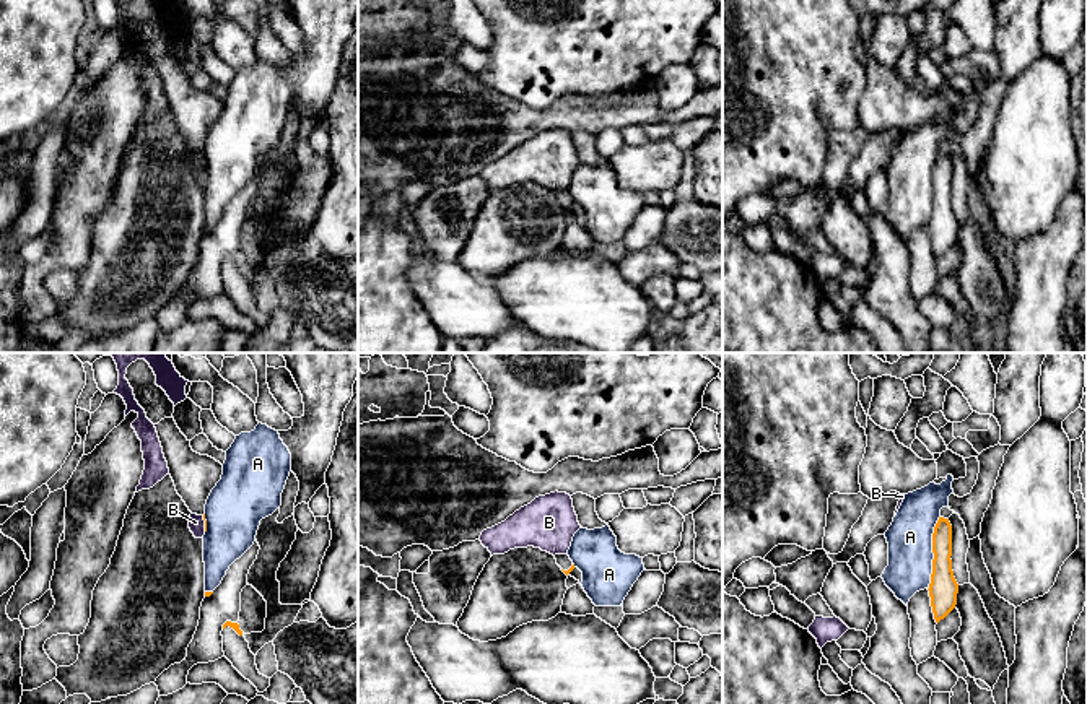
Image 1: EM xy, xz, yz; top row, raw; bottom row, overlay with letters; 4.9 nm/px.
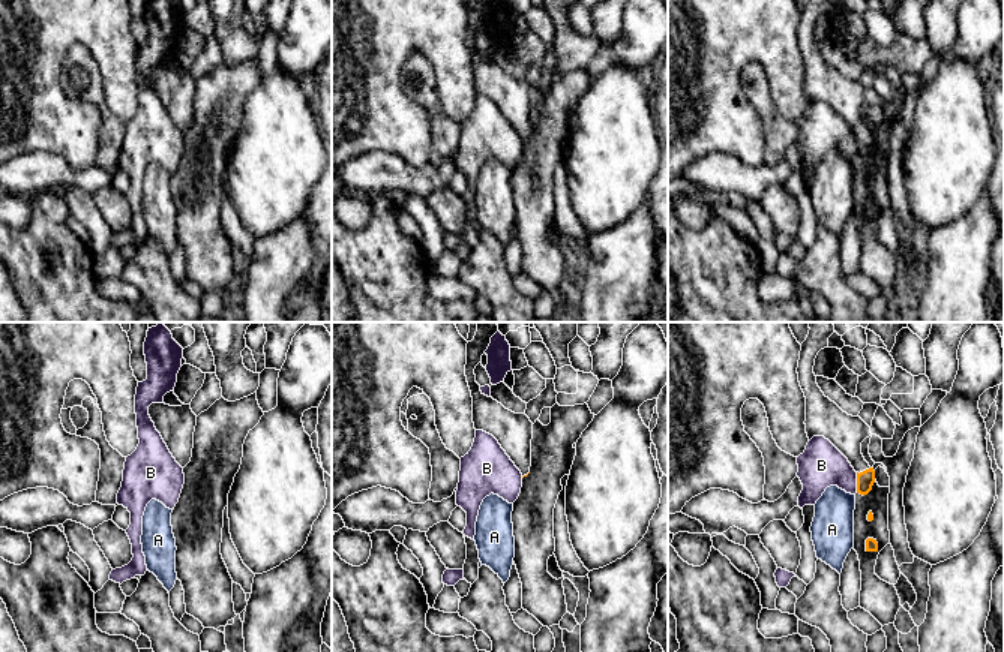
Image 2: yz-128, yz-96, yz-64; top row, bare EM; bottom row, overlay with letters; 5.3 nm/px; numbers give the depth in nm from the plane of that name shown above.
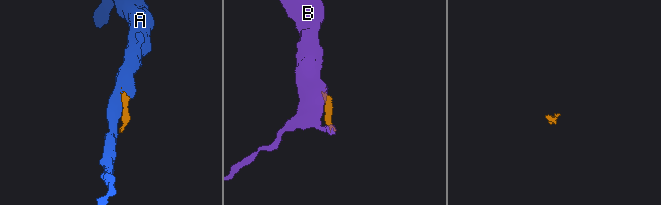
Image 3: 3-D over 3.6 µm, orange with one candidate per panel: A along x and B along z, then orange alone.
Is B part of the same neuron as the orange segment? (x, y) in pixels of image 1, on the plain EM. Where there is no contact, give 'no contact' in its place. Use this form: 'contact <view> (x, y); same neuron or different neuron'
contact xy (205, 160); different neuron

